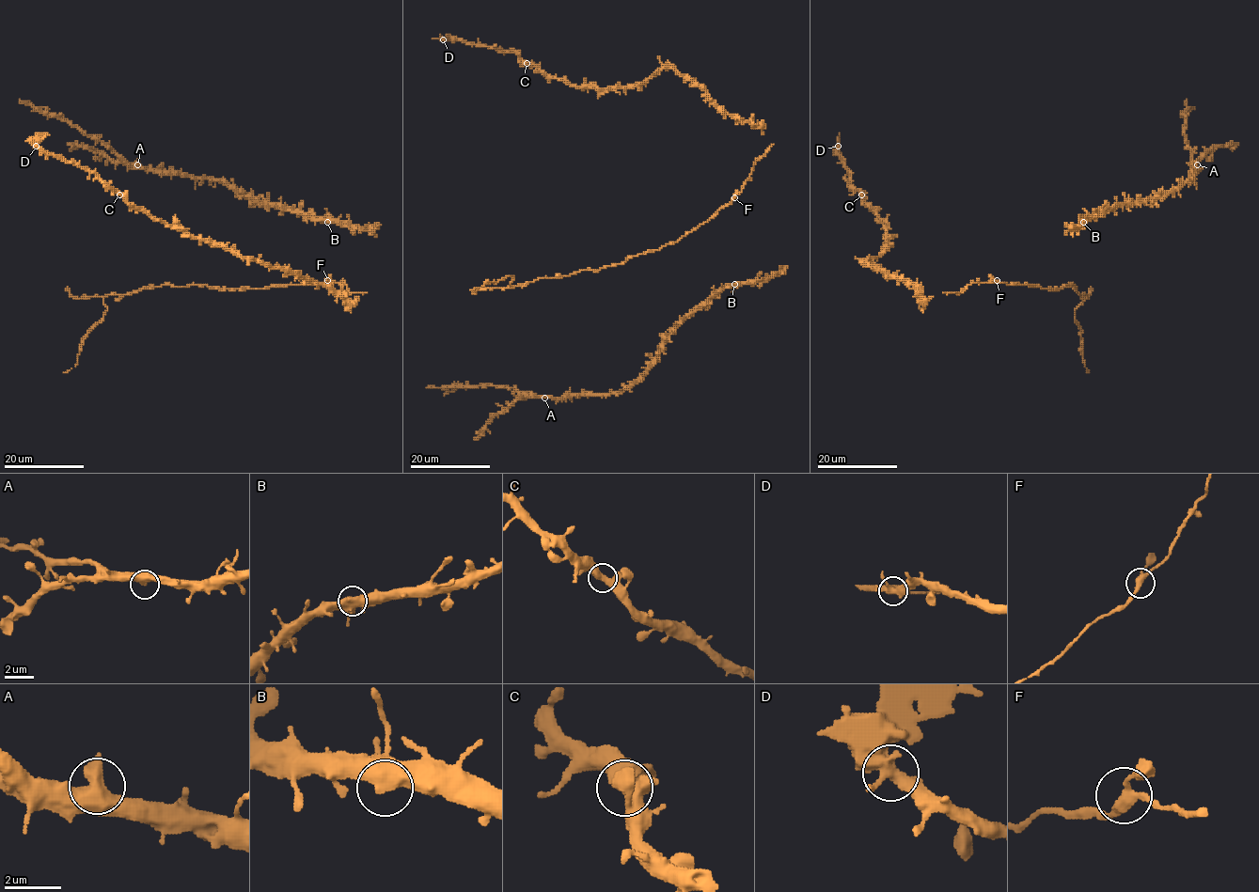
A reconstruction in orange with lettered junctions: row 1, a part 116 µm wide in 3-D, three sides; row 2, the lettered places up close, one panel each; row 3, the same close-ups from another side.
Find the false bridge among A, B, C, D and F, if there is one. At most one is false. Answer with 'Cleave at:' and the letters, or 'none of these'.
Cleave at: D

